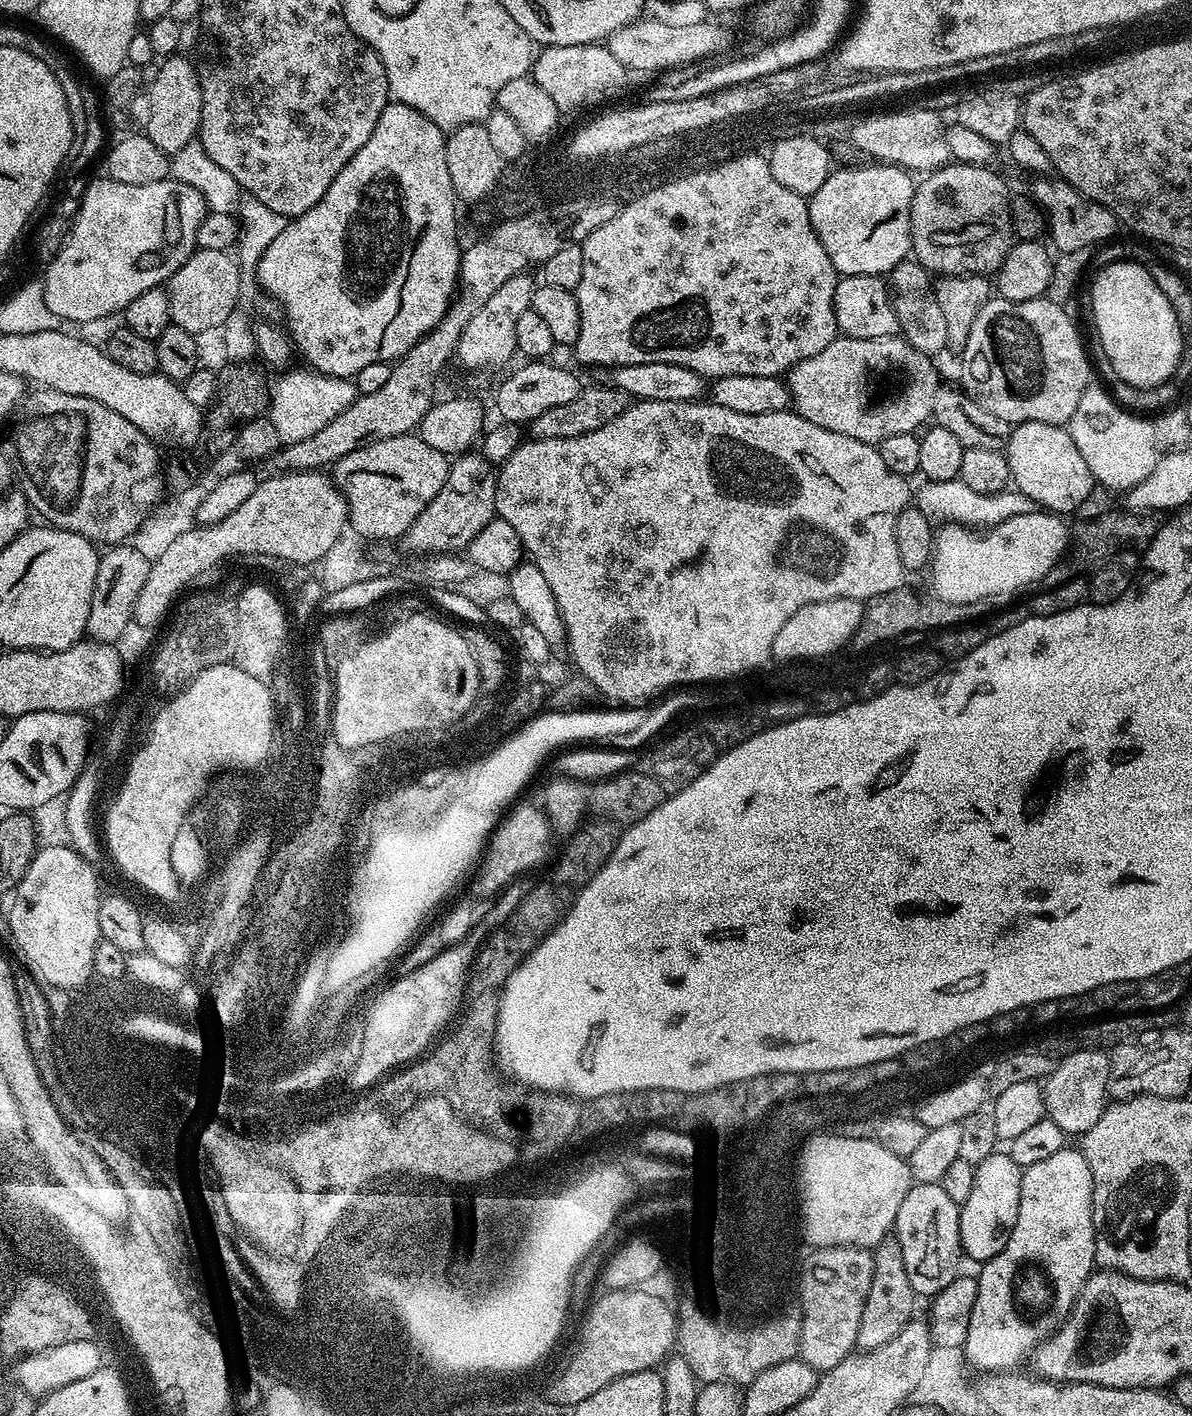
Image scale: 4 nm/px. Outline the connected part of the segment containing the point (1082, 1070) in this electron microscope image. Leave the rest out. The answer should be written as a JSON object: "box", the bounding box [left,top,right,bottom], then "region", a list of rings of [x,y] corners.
{"box":[1043,1048,1109,1134],"region":[[[1078,1048],[1067,1053],[1043,1081],[1044,1111],[1047,1119],[1058,1122],[1066,1134],[1083,1134],[1098,1122],[1109,1099],[1109,1053],[1098,1048]]]}

